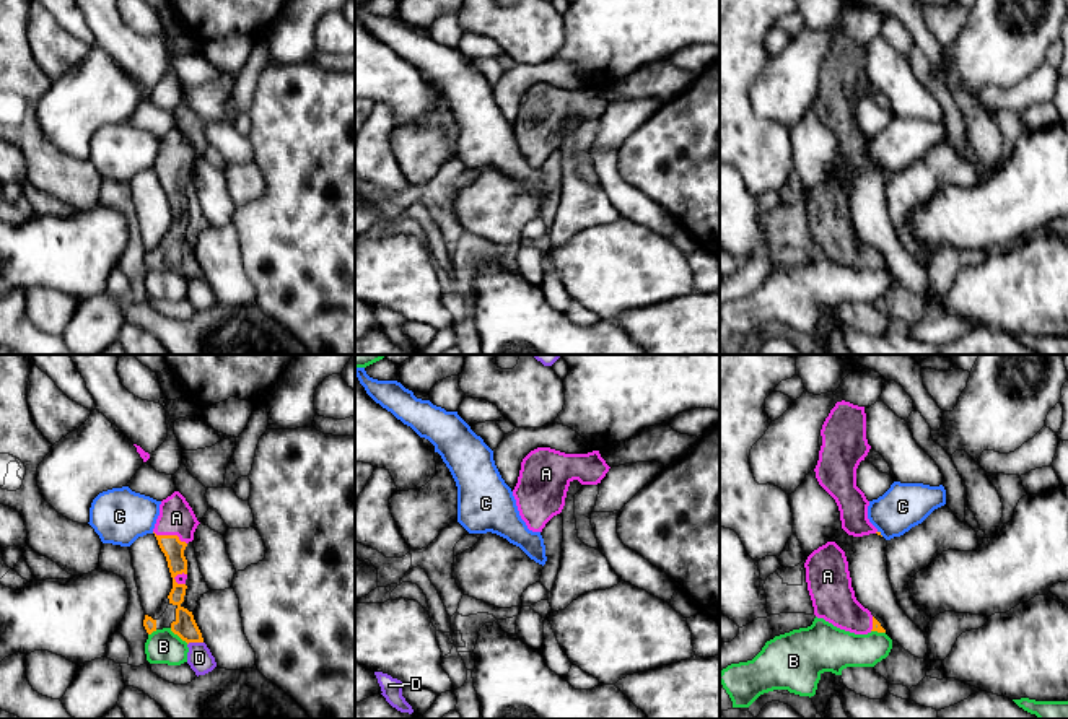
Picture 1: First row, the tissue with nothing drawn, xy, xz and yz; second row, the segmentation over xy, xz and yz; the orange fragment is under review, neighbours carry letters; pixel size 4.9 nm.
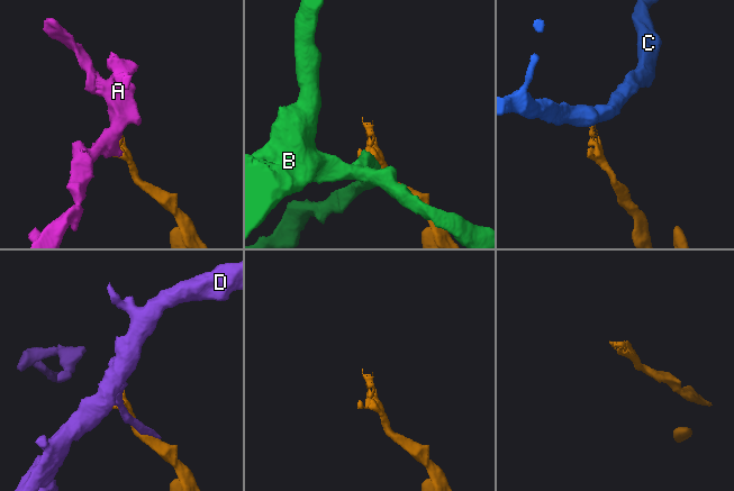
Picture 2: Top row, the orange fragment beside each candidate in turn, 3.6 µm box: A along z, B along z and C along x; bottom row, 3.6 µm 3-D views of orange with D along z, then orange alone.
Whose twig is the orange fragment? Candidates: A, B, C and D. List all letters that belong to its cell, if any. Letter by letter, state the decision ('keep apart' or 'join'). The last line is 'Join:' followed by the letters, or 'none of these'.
A: join
B: keep apart
C: keep apart
D: keep apart
Join: A

